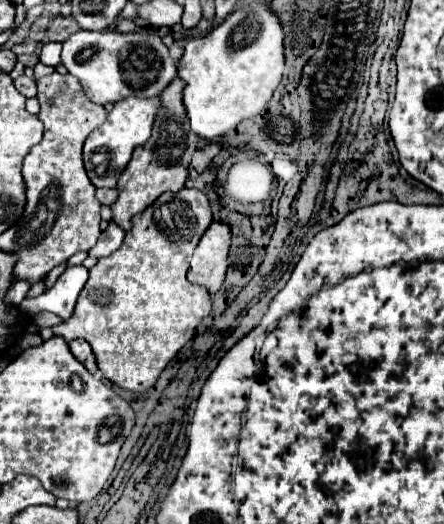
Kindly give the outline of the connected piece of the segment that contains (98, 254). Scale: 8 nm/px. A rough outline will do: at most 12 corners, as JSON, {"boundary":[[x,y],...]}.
{"boundary":[[111,222],[87,254],[97,260],[121,246],[125,232]]}

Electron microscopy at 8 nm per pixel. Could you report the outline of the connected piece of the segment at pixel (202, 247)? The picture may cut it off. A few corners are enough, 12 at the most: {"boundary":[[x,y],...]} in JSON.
{"boundary":[[211,222],[187,280],[213,296],[225,280],[229,226]]}

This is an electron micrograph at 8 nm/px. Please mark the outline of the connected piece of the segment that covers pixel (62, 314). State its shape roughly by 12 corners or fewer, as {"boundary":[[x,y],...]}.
{"boundary":[[67,268],[53,288],[24,299],[30,316],[51,310],[63,322],[71,318],[89,270]]}

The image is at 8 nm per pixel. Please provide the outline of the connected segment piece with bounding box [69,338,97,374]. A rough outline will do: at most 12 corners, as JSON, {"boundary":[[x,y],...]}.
{"boundary":[[71,340],[73,356],[91,372],[97,372],[95,356],[85,340]]}

